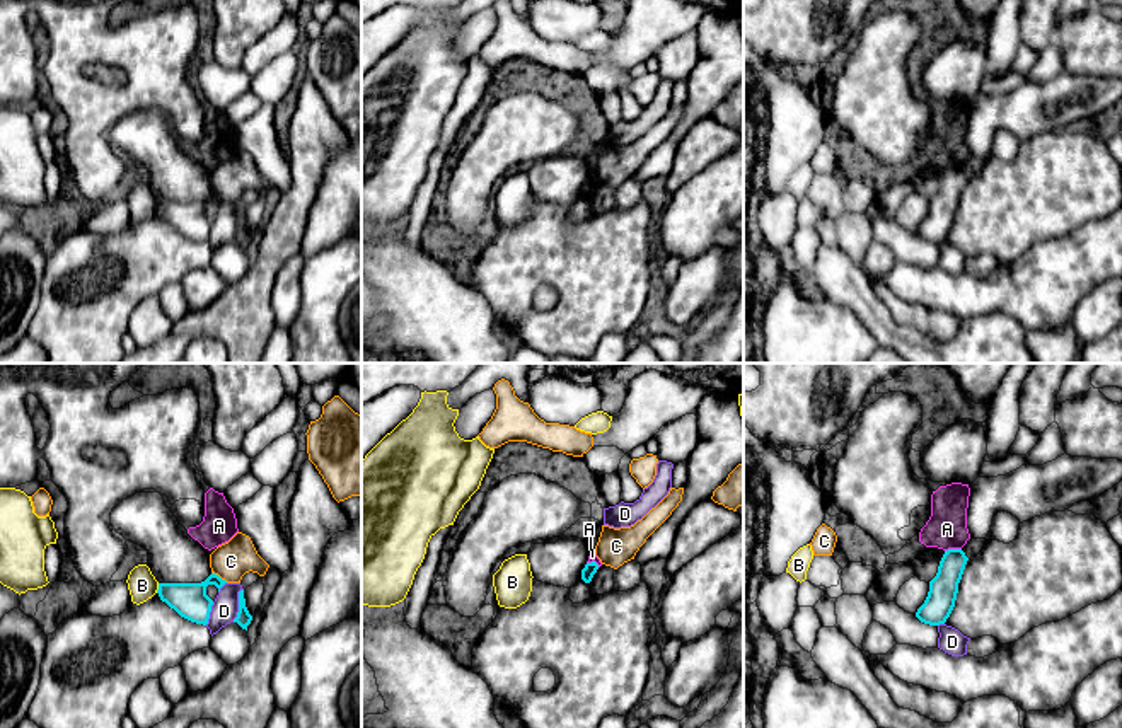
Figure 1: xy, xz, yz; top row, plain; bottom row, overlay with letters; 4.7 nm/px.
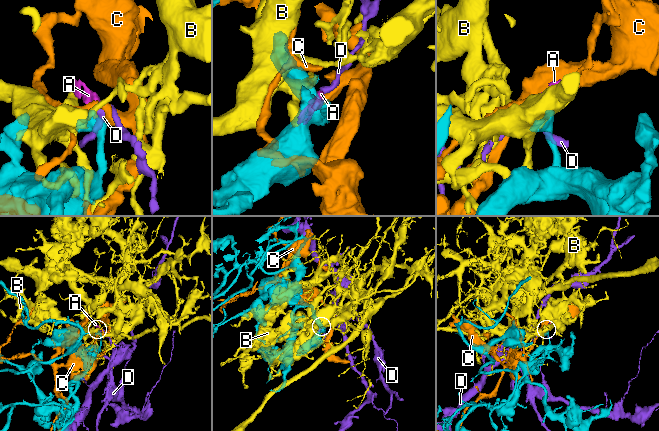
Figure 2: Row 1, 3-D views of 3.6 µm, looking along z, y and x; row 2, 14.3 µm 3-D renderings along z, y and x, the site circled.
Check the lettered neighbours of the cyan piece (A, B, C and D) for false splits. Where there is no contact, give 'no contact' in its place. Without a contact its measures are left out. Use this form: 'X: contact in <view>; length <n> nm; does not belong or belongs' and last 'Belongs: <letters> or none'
A: contact in yz; length 80 nm; does not belong
B: contact in xy; length 50 nm; does not belong
C: contact in xy; length 90 nm; does not belong
D: contact in xy; length 170 nm; does not belong
Belongs: none

